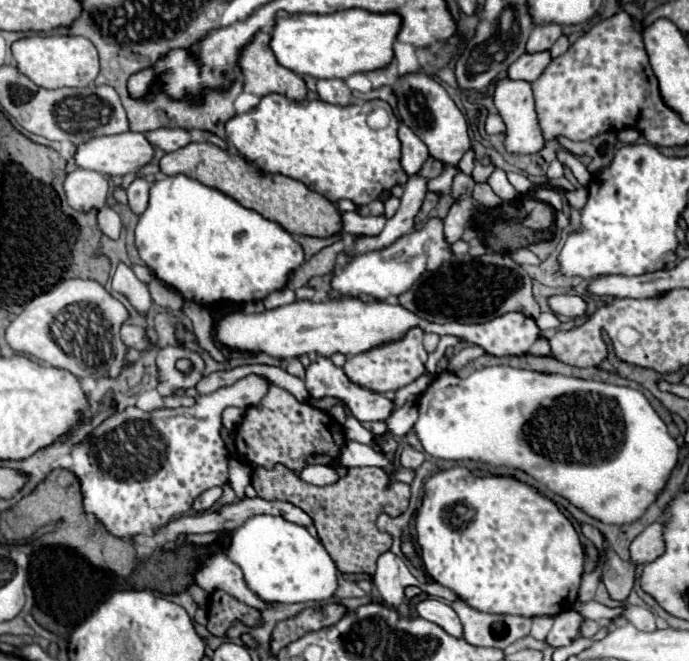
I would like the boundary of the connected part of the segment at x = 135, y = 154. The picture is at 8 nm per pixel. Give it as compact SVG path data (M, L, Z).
M124 132L124 134L114 134L114 136L92 138L84 144L80 144L74 158L76 158L76 164L80 168L96 170L96 172L106 174L106 176L126 176L130 172L138 172L154 158L154 146L148 142L148 138L144 134Z

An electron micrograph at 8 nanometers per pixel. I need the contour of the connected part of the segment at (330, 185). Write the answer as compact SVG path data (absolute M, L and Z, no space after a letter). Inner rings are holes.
M280 94L264 96L254 112L238 114L226 122L228 140L250 164L256 164L264 174L282 174L300 180L332 202L348 198L356 206L376 200L382 190L392 190L394 186L408 182L408 174L400 166L400 146L396 132L398 120L392 108L380 100L366 102L362 108L356 104L334 106L322 100L302 106ZM374 108L388 110L388 128L368 128L366 116Z

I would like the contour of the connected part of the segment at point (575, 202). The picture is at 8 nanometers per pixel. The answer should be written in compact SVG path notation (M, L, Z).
M584 188L572 190L572 192L564 192L564 198L566 198L566 202L570 204L570 208L582 210L584 204L586 204L586 200L588 200L588 192L586 192Z

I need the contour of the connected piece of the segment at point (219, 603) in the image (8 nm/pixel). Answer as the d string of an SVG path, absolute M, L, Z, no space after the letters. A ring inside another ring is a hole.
M224 590L212 592L212 598L208 602L208 624L206 624L210 634L226 638L226 632L234 624L234 620L246 624L248 628L256 628L262 624L262 614L260 610L238 602Z

